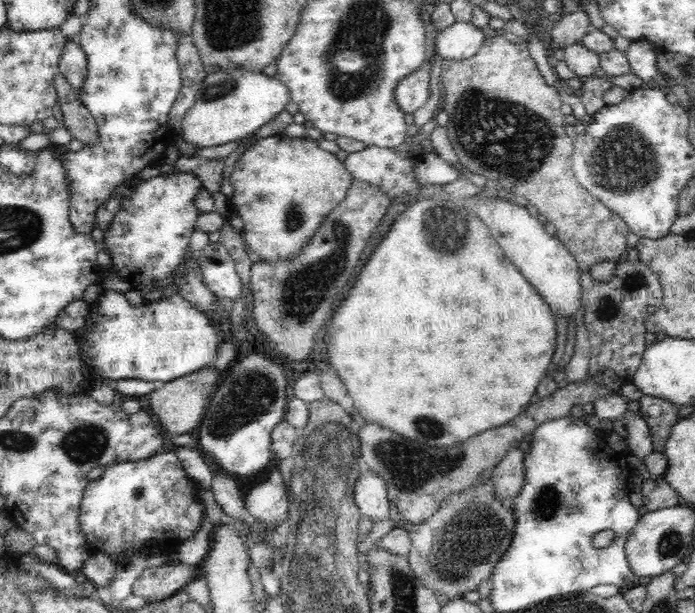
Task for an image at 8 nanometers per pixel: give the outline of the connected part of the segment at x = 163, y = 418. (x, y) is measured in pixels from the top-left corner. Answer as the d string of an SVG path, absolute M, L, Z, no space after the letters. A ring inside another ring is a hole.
M210 365L201 368L200 371L167 382L161 389L156 389L150 393L150 410L152 410L165 435L187 434L196 427L200 427L211 402L211 397L214 395L216 386L218 386L220 376L221 371Z

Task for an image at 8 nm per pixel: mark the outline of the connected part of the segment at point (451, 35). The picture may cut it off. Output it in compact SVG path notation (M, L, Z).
M455 22L434 38L434 48L444 62L466 60L480 51L486 38L473 22Z

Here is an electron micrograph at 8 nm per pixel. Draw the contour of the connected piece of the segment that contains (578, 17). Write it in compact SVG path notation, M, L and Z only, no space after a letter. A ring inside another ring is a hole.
M580 9L568 12L549 31L551 52L565 48L570 44L578 44L590 32L592 25L588 15Z

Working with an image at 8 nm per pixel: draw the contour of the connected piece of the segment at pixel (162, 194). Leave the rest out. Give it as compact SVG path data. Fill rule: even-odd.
M179 171L180 174L172 175L172 178L162 178L162 175L159 175L142 181L135 188L134 196L121 202L119 210L114 213L111 225L103 230L102 248L108 252L111 266L116 268L120 277L130 283L132 289L166 278L180 264L184 250L196 230L195 224L201 214L194 204L194 196L204 189L203 184L194 172Z

